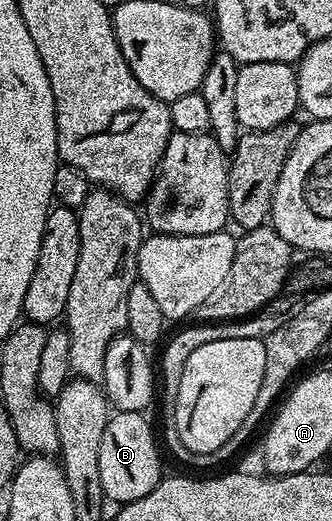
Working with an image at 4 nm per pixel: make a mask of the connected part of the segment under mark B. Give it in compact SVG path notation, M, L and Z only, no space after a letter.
M140 411L110 414L109 424L103 433L103 445L99 445L99 478L103 480L103 493L105 498L113 498L122 505L147 497L147 493L160 485L163 478L157 439L145 417Z

